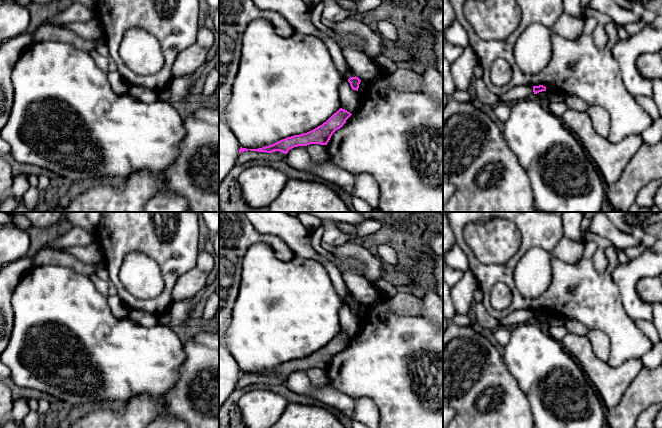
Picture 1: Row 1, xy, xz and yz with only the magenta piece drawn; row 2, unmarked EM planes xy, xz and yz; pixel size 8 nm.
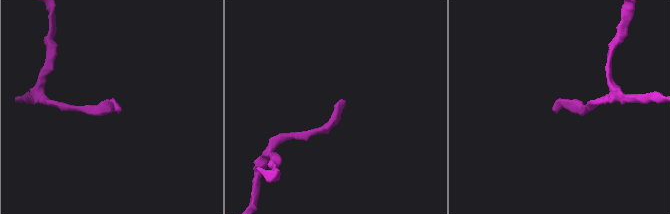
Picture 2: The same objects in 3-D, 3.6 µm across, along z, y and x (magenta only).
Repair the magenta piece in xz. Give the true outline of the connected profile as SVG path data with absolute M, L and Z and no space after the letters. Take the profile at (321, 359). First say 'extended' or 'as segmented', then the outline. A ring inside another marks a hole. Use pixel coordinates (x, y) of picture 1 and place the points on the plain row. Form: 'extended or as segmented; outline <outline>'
as segmented; outline M340 332L326 346L307 357L287 361L272 369L258 373L246 373L240 371L239 377L250 374L266 377L280 375L287 378L290 373L298 370L307 370L310 368L327 369L333 357L343 351L346 344L351 339L352 338L347 334Z

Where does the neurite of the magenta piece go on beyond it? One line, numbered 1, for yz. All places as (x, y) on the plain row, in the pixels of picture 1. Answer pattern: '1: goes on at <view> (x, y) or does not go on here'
1: does not go on here

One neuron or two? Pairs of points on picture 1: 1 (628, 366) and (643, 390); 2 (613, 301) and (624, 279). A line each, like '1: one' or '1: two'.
1: two
2: two

